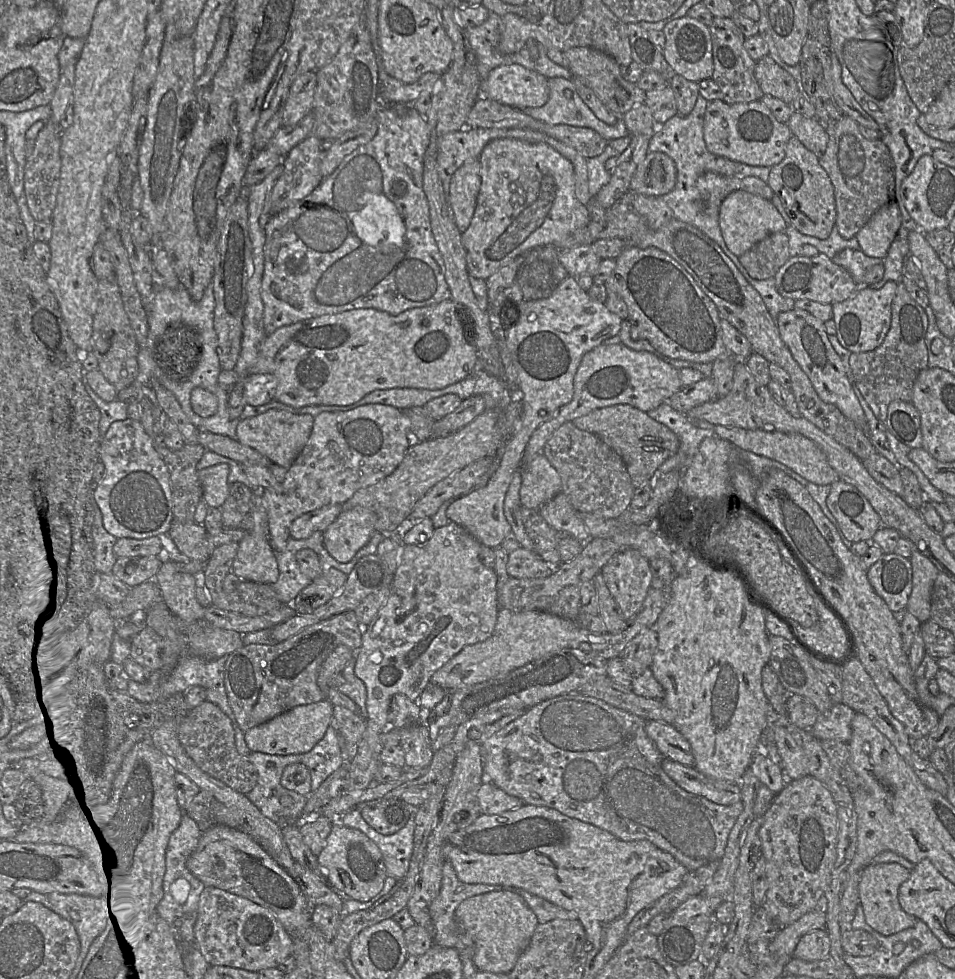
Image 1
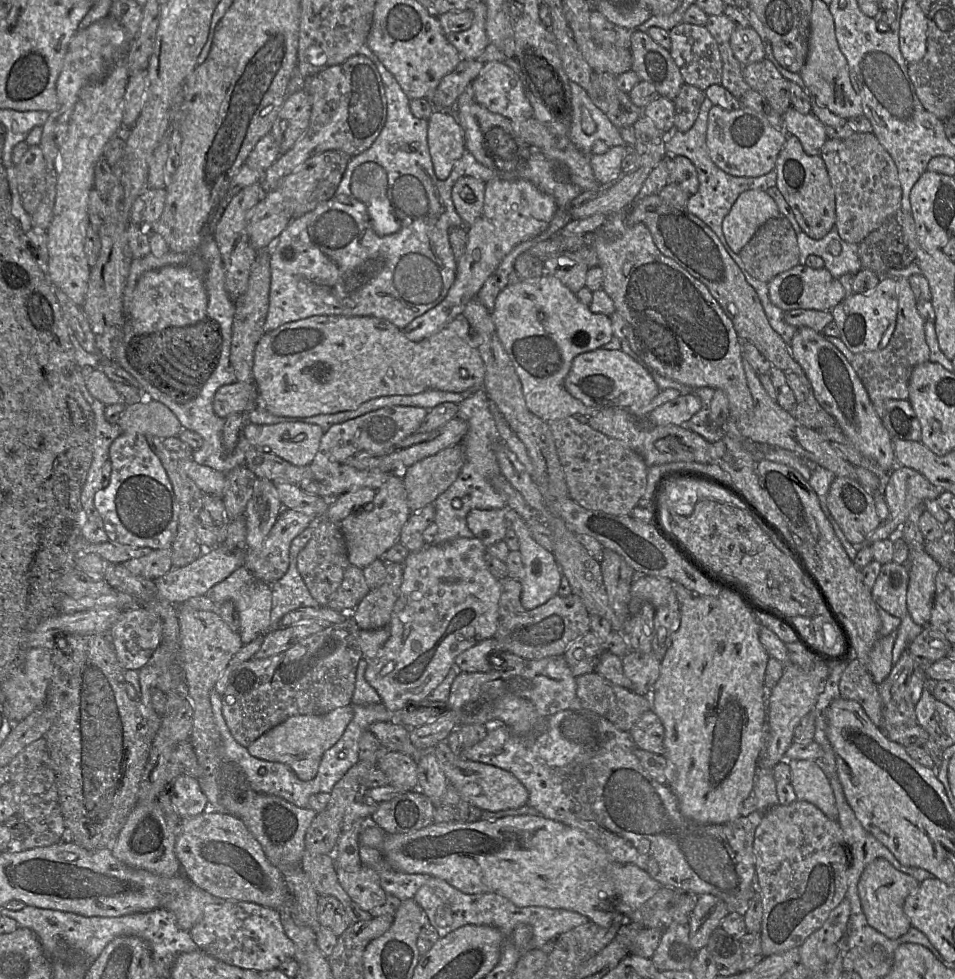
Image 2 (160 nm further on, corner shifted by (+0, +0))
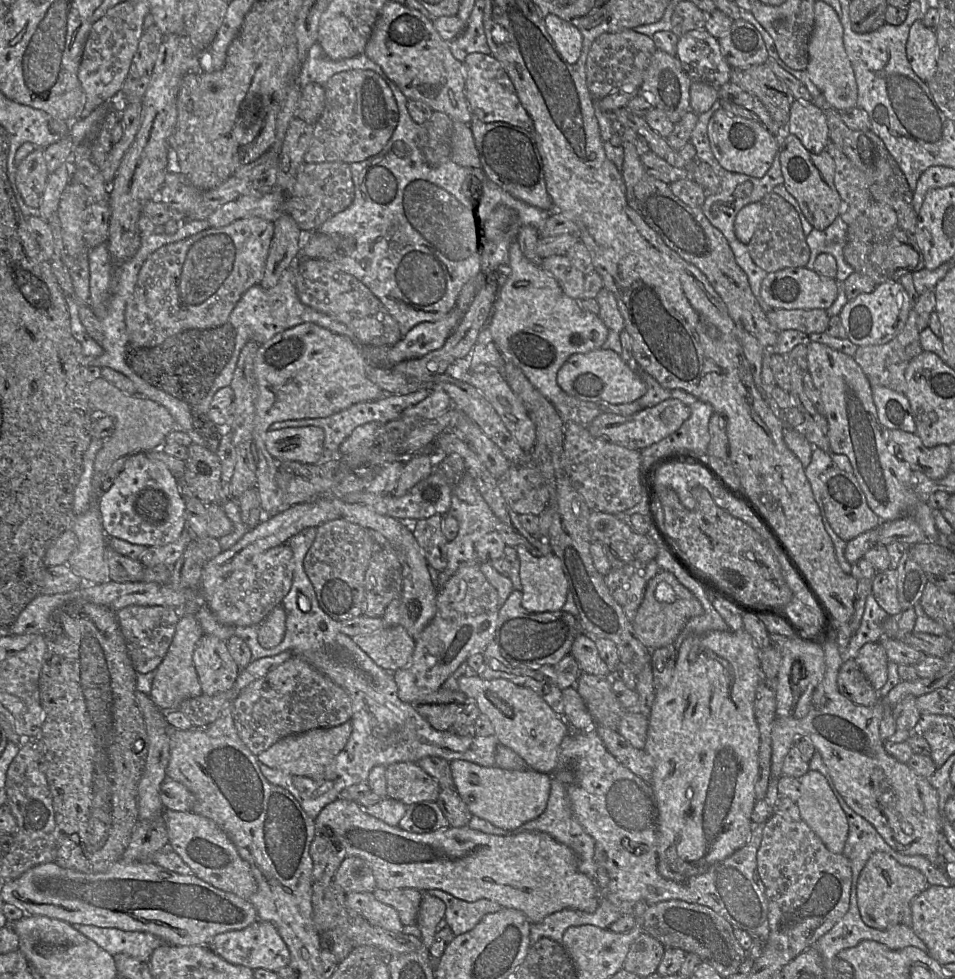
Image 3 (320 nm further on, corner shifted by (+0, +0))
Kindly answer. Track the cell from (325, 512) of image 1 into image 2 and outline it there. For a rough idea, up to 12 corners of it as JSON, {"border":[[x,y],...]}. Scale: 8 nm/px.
{"border":[[362,487],[330,499],[324,518],[340,523],[371,502],[376,490]]}

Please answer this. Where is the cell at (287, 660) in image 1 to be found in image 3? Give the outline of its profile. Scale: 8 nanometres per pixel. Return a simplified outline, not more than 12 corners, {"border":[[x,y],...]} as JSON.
{"border":[[291,657],[234,700],[256,756],[350,720],[349,694]]}

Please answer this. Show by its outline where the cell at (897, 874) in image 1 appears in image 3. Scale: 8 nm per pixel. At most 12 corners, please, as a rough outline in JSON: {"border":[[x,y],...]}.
{"border":[[876,851],[862,869],[864,923],[901,923],[929,886],[917,869]]}

